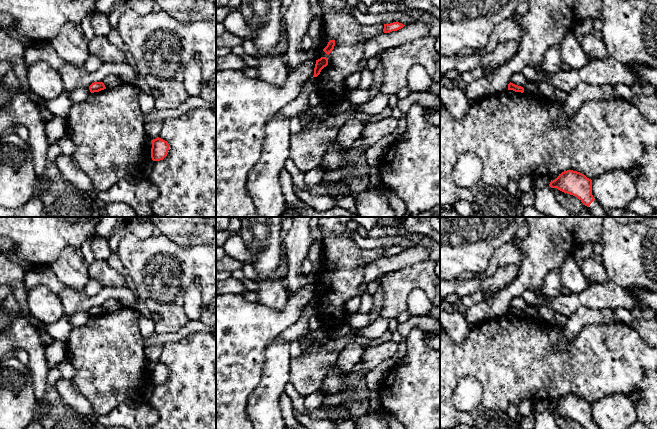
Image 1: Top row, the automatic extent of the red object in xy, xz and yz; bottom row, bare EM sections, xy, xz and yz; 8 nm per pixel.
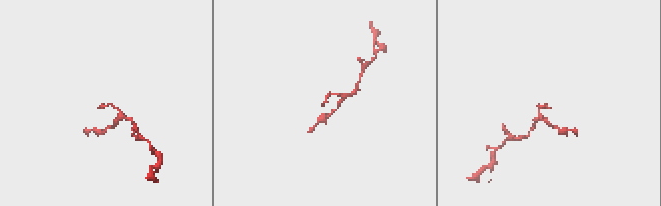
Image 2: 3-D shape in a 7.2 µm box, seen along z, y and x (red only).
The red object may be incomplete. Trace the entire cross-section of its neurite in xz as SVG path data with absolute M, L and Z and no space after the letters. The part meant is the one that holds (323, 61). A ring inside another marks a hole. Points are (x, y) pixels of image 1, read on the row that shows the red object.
M321 57L320 59L316 60L313 77L317 77L320 74L321 70L327 65L328 59L326 57Z

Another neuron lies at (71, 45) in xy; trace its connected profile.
M68 22L62 26L59 34L48 43L65 63L84 67L89 56L88 42L81 26Z

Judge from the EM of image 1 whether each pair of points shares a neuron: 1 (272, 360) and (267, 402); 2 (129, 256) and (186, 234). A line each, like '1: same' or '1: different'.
1: same
2: different

